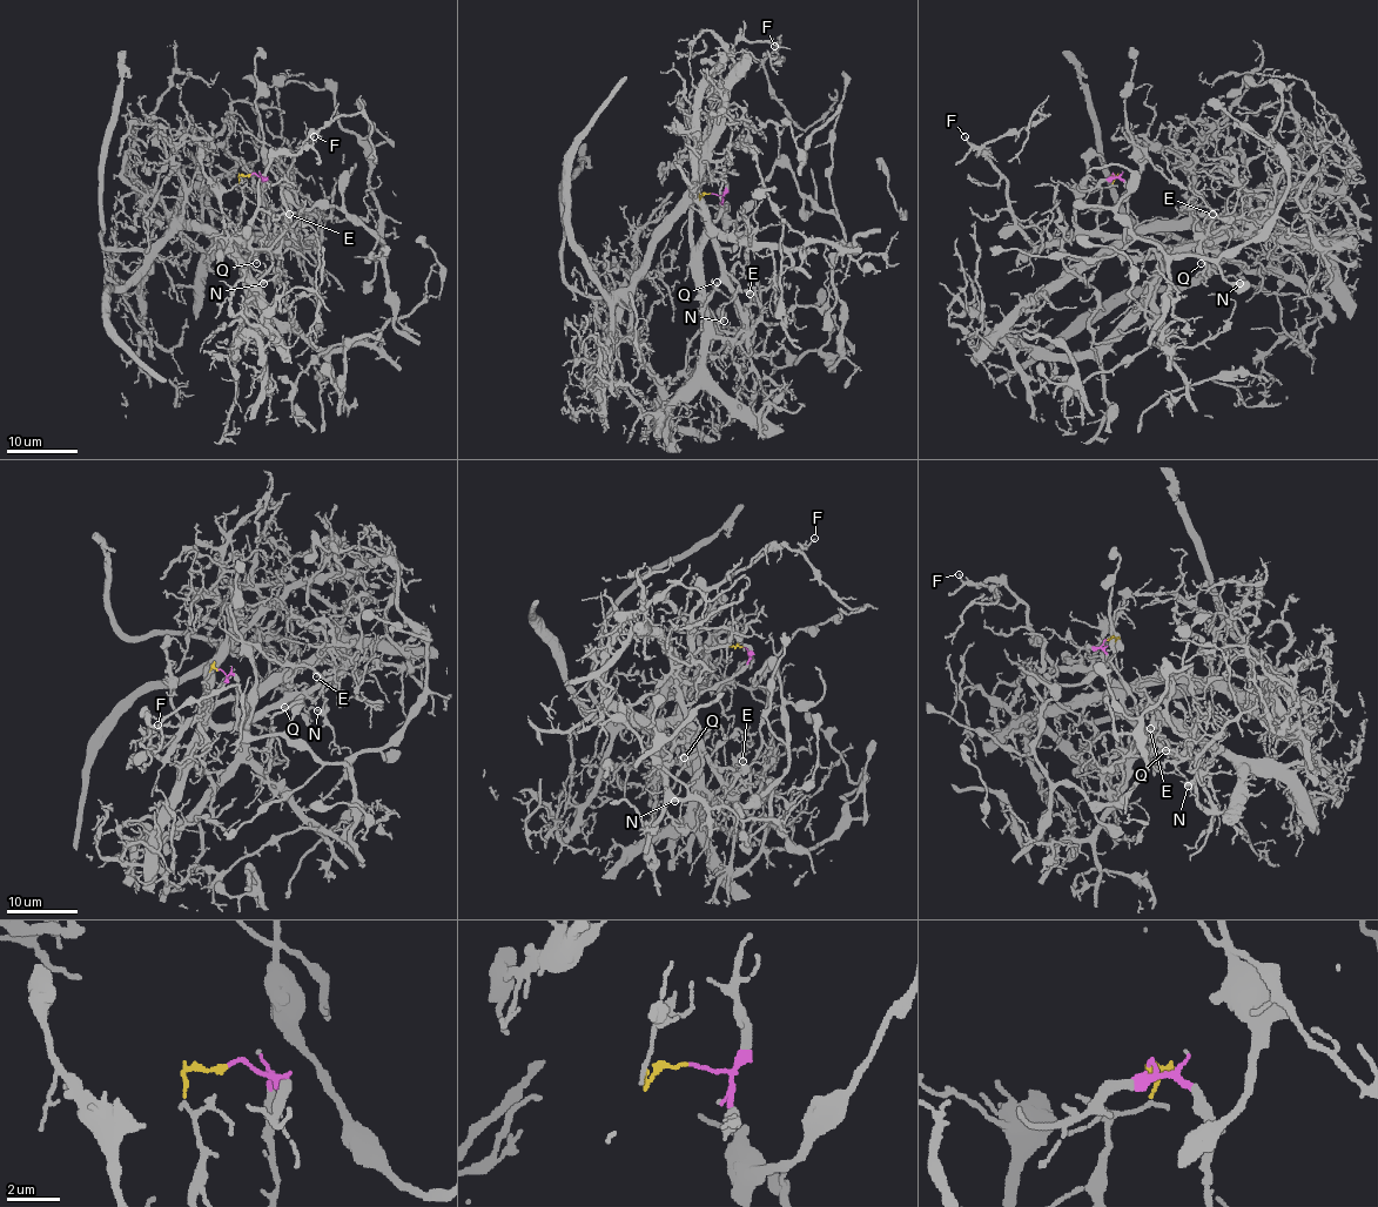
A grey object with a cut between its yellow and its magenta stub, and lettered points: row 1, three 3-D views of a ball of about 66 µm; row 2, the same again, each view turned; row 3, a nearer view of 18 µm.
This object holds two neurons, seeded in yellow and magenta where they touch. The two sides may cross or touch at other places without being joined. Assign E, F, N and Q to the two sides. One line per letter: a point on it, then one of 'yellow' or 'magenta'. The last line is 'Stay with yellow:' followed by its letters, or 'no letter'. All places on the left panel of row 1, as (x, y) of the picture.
E: (289, 214) | magenta
F: (314, 136) | yellow
N: (263, 283) | magenta
Q: (256, 263) | magenta
Stay with yellow: F

